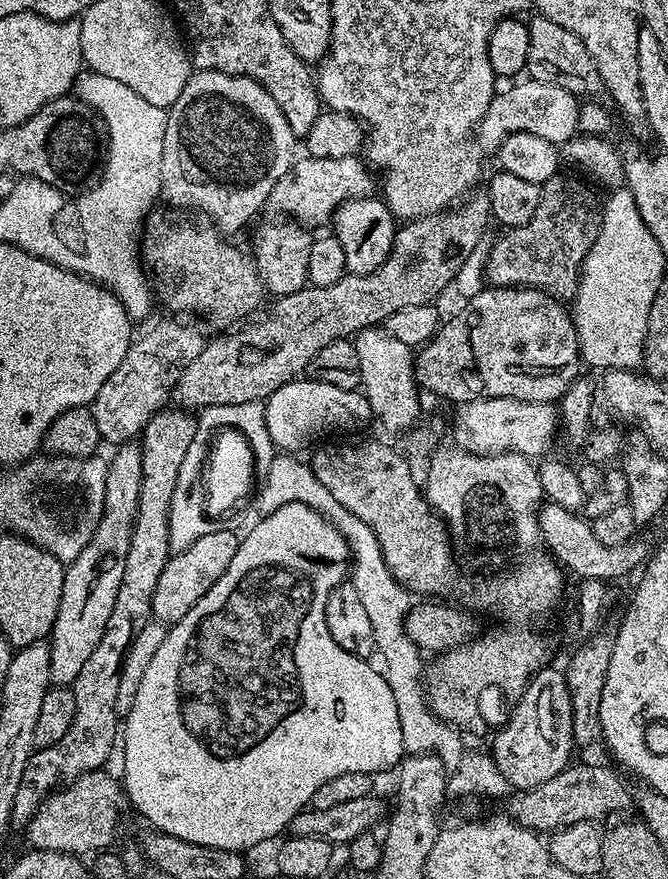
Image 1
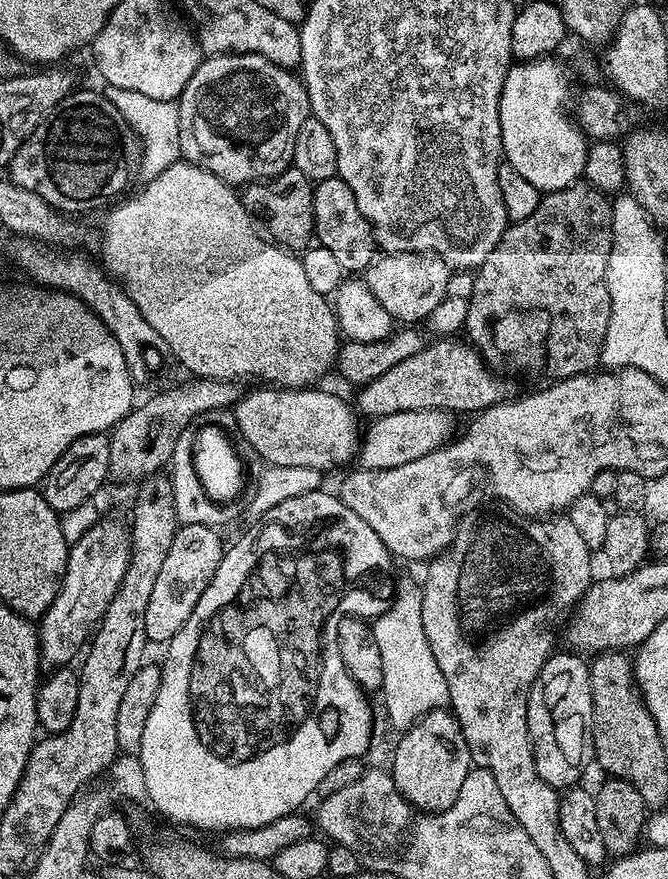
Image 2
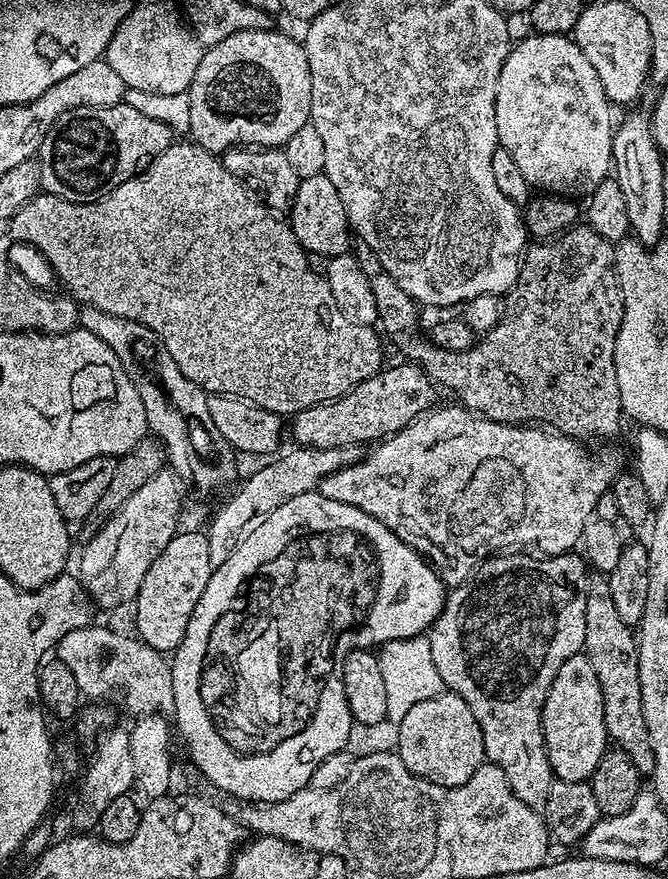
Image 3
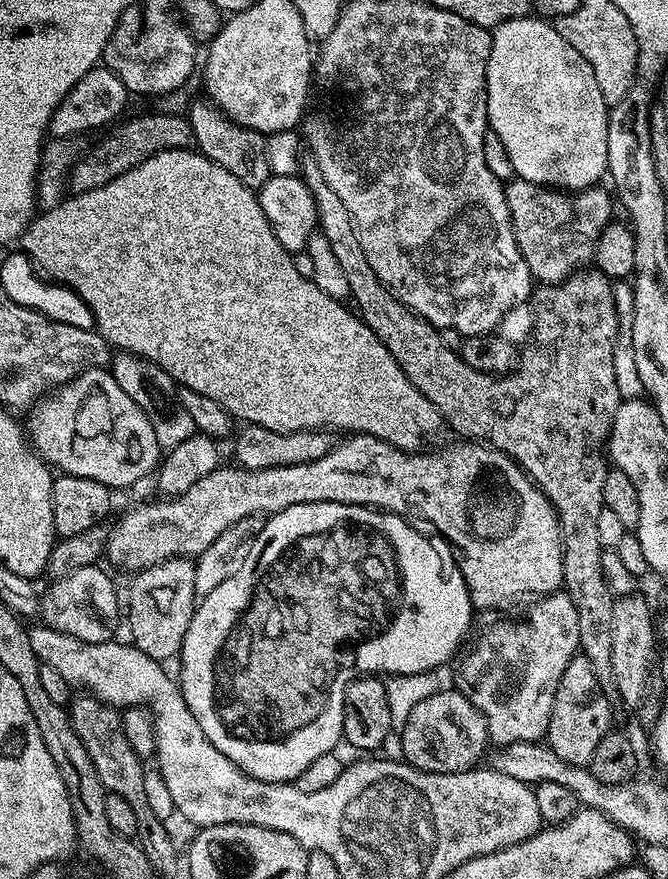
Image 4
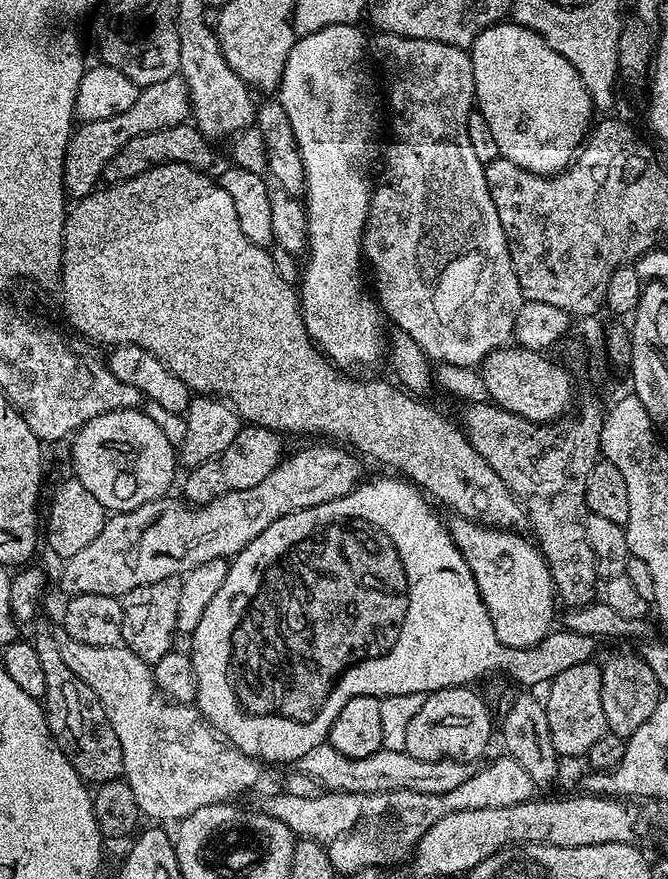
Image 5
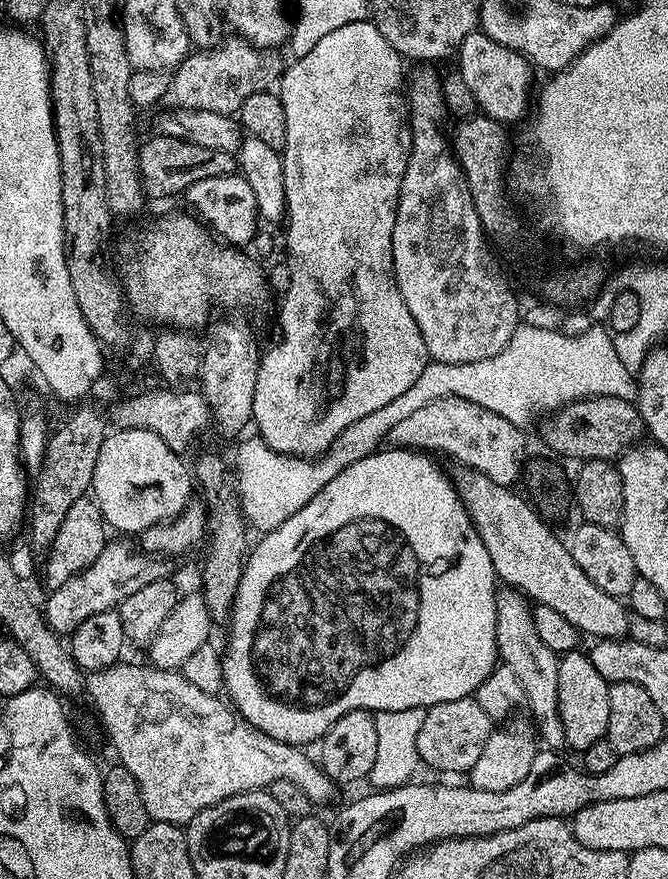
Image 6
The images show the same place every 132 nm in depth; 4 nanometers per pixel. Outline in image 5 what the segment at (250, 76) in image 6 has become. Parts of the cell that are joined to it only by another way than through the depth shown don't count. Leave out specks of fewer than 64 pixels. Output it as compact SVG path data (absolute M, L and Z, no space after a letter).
M179 76L162 78L162 82L145 84L140 89L134 106L126 114L114 114L114 118L85 120L68 139L64 155L64 191L73 201L81 200L96 191L101 183L108 163L130 142L139 136L150 134L150 130L166 130L170 126L185 123L191 117L192 103L186 82Z

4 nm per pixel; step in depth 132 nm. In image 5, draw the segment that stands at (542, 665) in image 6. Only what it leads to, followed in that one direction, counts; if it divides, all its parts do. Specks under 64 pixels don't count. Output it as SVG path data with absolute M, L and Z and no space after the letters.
M463 518L453 521L451 543L458 546L462 558L466 558L465 565L474 574L473 583L478 586L480 603L488 612L496 640L507 648L537 647L553 631L552 619L558 609L556 583L539 547L516 530L501 530Z

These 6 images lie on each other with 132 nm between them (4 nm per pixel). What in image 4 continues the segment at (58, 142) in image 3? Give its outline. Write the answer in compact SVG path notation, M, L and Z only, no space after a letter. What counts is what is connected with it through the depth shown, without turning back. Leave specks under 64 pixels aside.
M161 111L159 115L136 116L133 120L125 119L119 125L121 128L117 132L109 131L107 133L109 136L105 140L98 141L89 150L85 160L84 157L77 159L70 177L71 191L78 193L94 190L98 186L118 178L118 174L126 174L126 170L134 170L134 166L146 162L146 158L150 158L162 150L193 147L192 127L187 115L165 111Z

